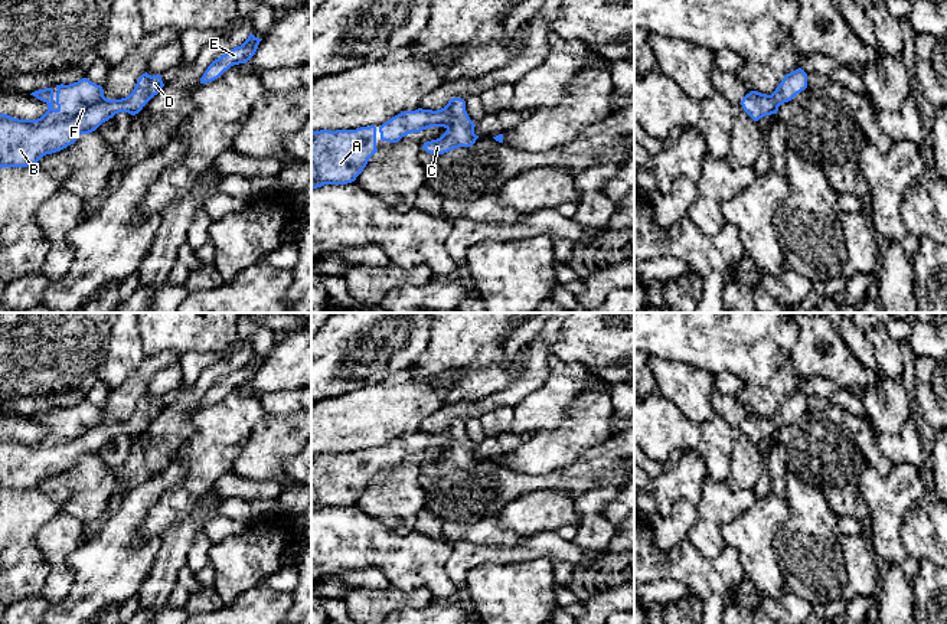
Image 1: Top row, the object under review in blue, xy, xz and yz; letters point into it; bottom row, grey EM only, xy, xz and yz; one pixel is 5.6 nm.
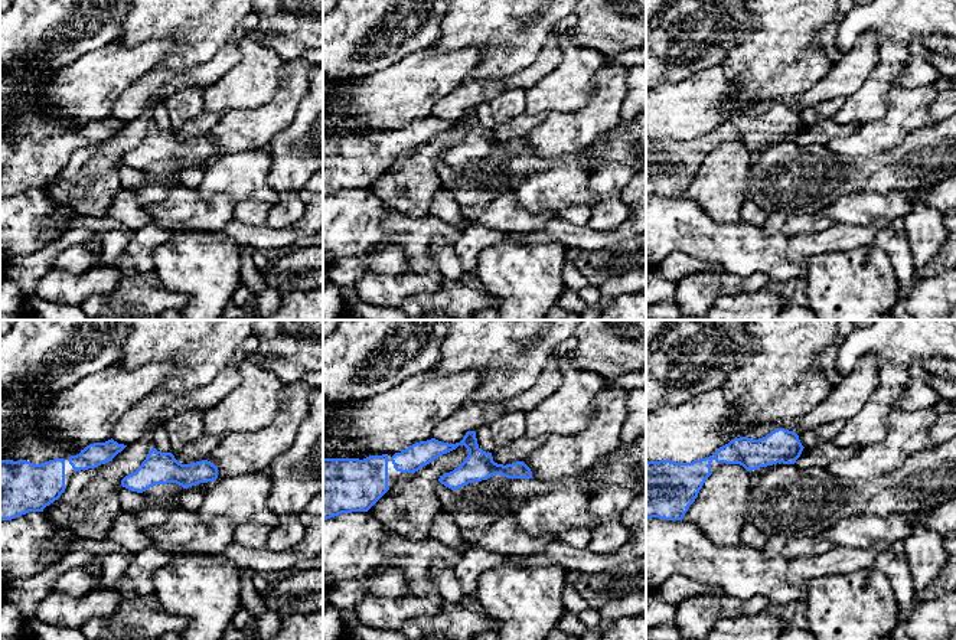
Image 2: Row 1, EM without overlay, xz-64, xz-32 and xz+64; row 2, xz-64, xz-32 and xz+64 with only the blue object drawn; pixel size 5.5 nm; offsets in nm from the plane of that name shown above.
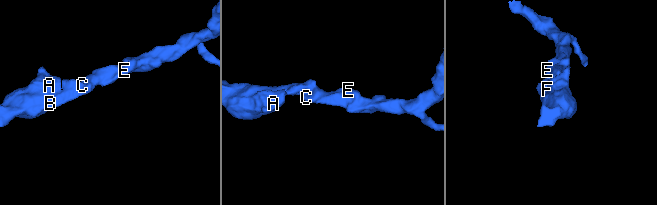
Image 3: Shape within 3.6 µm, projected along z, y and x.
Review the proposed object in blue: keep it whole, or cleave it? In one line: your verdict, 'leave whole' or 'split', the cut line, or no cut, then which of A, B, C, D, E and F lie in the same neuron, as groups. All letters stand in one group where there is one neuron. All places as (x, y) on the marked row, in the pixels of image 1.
leave whole; cut none; groups A B C D E F

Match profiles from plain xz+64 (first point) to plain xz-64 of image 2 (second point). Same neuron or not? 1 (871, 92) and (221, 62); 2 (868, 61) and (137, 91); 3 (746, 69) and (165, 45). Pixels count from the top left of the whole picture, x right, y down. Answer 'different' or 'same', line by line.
1: different
2: same
3: different

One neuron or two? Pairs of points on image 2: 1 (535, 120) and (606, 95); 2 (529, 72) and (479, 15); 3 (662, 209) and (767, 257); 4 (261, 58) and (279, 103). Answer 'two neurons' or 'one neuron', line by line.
1: two neurons
2: two neurons
3: one neuron
4: two neurons

